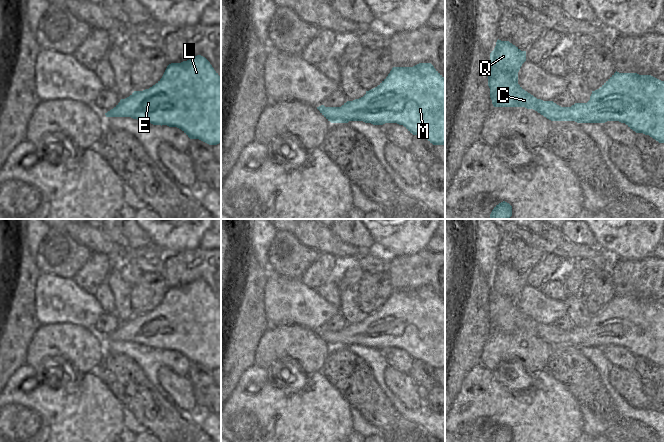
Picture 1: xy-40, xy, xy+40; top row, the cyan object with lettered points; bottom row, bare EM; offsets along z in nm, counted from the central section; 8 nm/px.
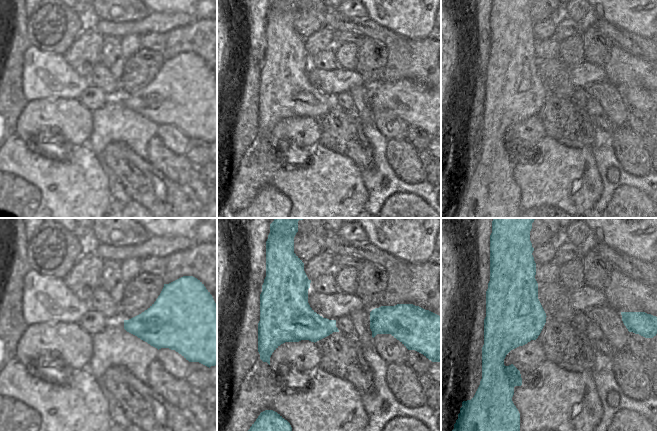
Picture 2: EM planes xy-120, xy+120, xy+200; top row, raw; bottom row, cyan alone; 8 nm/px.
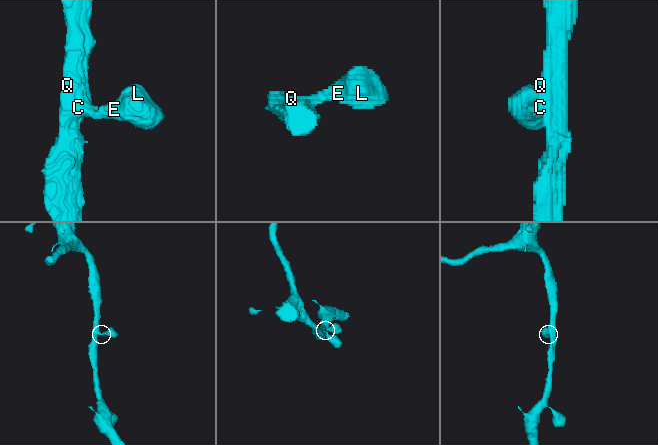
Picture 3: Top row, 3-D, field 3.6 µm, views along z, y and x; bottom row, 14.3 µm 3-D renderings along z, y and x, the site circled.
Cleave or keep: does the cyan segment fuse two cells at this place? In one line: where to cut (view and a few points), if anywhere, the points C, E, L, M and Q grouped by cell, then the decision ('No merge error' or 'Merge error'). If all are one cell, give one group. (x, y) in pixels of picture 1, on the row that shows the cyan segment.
No split. Groups: C E L M Q. No merge error

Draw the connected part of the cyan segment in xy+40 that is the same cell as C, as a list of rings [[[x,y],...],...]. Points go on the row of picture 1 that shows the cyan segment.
[[[497,40],[494,50],[490,53],[490,70],[488,72],[490,98],[494,107],[525,107],[537,111],[551,121],[575,121],[577,123],[619,121],[625,123],[636,133],[649,135],[659,143],[664,143],[664,81],[651,75],[616,71],[599,89],[592,91],[587,103],[575,103],[571,107],[561,107],[553,101],[537,99],[518,84],[518,72],[525,61],[526,51],[521,51],[509,41]]]

